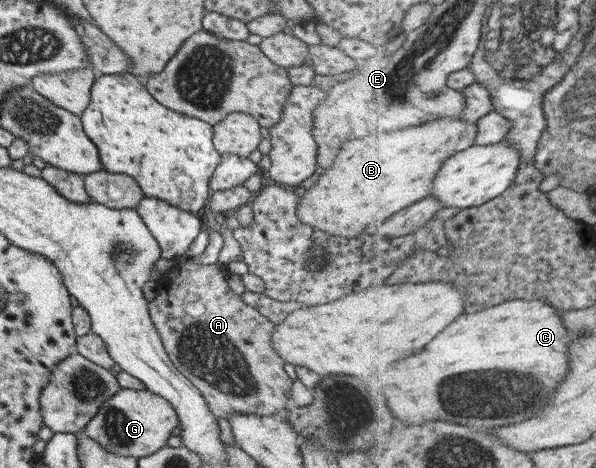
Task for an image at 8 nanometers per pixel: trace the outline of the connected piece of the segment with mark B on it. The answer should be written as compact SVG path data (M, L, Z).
M434 119L420 127L402 129L370 139L344 143L334 165L298 196L300 223L335 237L358 235L376 222L386 222L398 212L431 195L442 164L477 141L478 125L464 119Z

